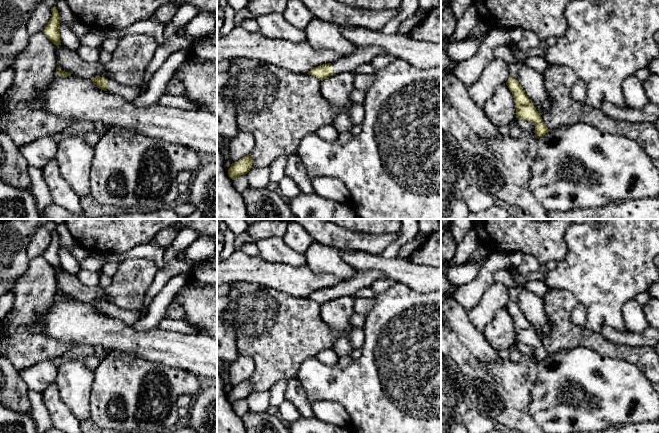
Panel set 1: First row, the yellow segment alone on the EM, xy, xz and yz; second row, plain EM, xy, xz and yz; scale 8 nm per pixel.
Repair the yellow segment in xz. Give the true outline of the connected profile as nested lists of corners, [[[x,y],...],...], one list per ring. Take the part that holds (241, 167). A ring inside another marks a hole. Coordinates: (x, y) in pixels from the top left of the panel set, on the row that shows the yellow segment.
[[[250,154],[241,158],[240,160],[231,164],[230,168],[227,170],[229,177],[233,180],[236,177],[247,174],[252,168],[253,160]]]

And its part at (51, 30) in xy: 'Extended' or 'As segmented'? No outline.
As segmented

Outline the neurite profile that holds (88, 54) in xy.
[[[80,45],[77,54],[86,63],[99,62],[100,52],[98,48]]]

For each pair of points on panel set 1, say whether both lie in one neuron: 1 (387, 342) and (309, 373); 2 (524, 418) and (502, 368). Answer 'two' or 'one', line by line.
1: one
2: one

